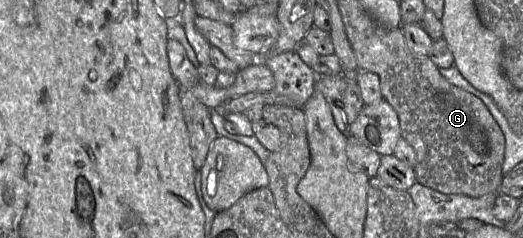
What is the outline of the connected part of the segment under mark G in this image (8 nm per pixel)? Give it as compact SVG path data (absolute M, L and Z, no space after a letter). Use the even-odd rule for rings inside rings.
M401 28L380 31L362 42L356 42L351 45L357 65L360 70L369 71L378 75L383 99L391 104L399 117L401 138L404 138L414 149L416 154L416 164L414 166L416 182L429 187L443 194L461 194L468 197L479 198L485 194L500 194L499 189L504 177L502 166L505 154L504 134L485 106L481 99L464 91L463 89L449 83L439 72L439 68L427 57L418 57L414 55L407 47L405 35Z

